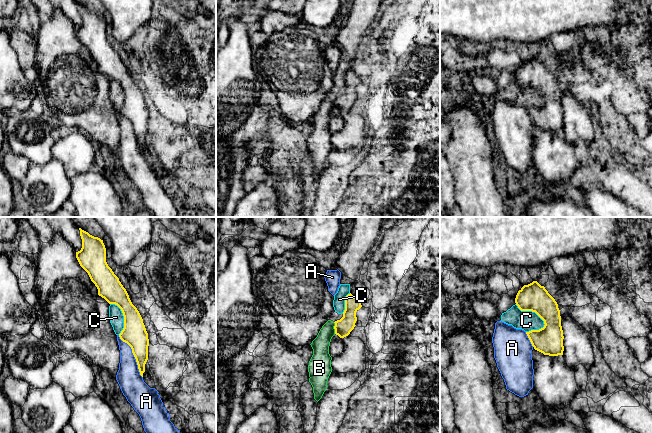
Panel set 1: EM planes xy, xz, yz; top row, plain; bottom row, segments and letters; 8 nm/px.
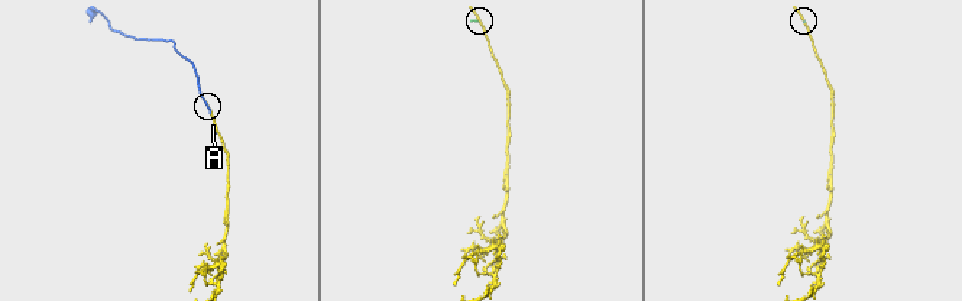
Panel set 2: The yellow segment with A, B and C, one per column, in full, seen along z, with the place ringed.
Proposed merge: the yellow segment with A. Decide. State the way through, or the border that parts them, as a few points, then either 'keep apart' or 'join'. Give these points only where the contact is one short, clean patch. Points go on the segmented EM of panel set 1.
keep apart

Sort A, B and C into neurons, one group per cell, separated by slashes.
A / B C

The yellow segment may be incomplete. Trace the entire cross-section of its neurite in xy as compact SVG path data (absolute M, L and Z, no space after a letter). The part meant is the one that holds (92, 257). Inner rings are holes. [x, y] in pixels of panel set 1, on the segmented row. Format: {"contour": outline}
{"contour": "M80 230L82 248L76 252L80 266L88 273L98 289L98 295L109 304L117 305L124 316L124 328L120 339L127 343L136 359L140 375L143 377L148 360L149 339L143 319L132 304L126 289L106 262L106 248L98 237Z"}

